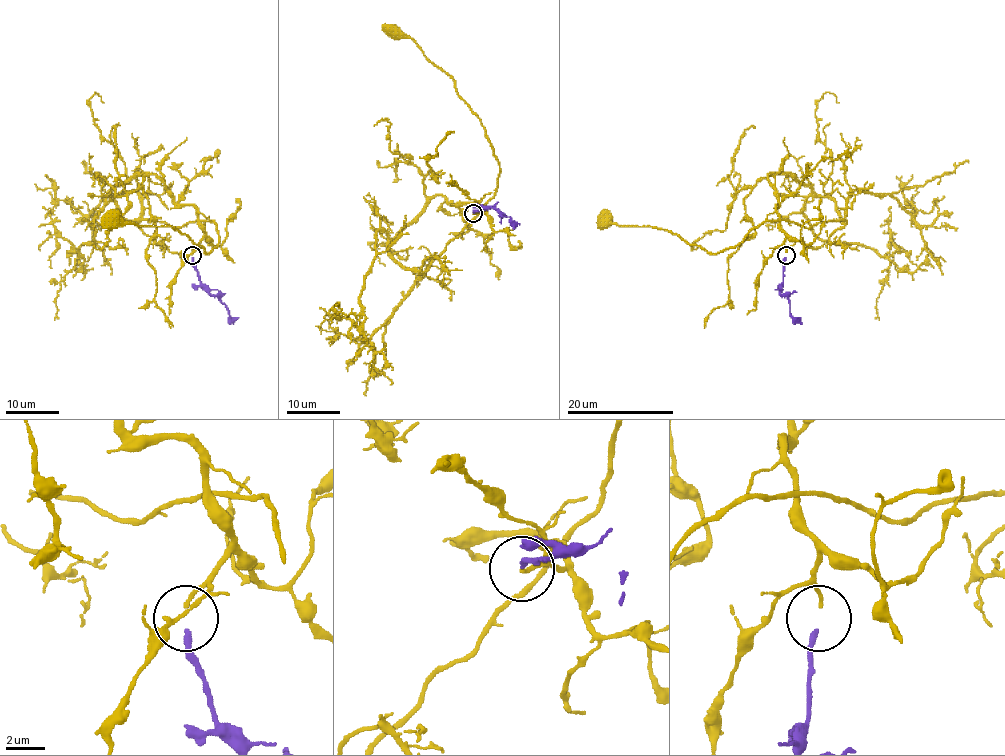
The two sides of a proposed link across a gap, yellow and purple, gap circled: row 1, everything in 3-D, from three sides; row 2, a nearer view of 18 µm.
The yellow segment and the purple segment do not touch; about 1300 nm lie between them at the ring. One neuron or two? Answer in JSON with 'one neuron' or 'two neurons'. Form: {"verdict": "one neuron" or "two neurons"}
{"verdict": "one neuron"}

